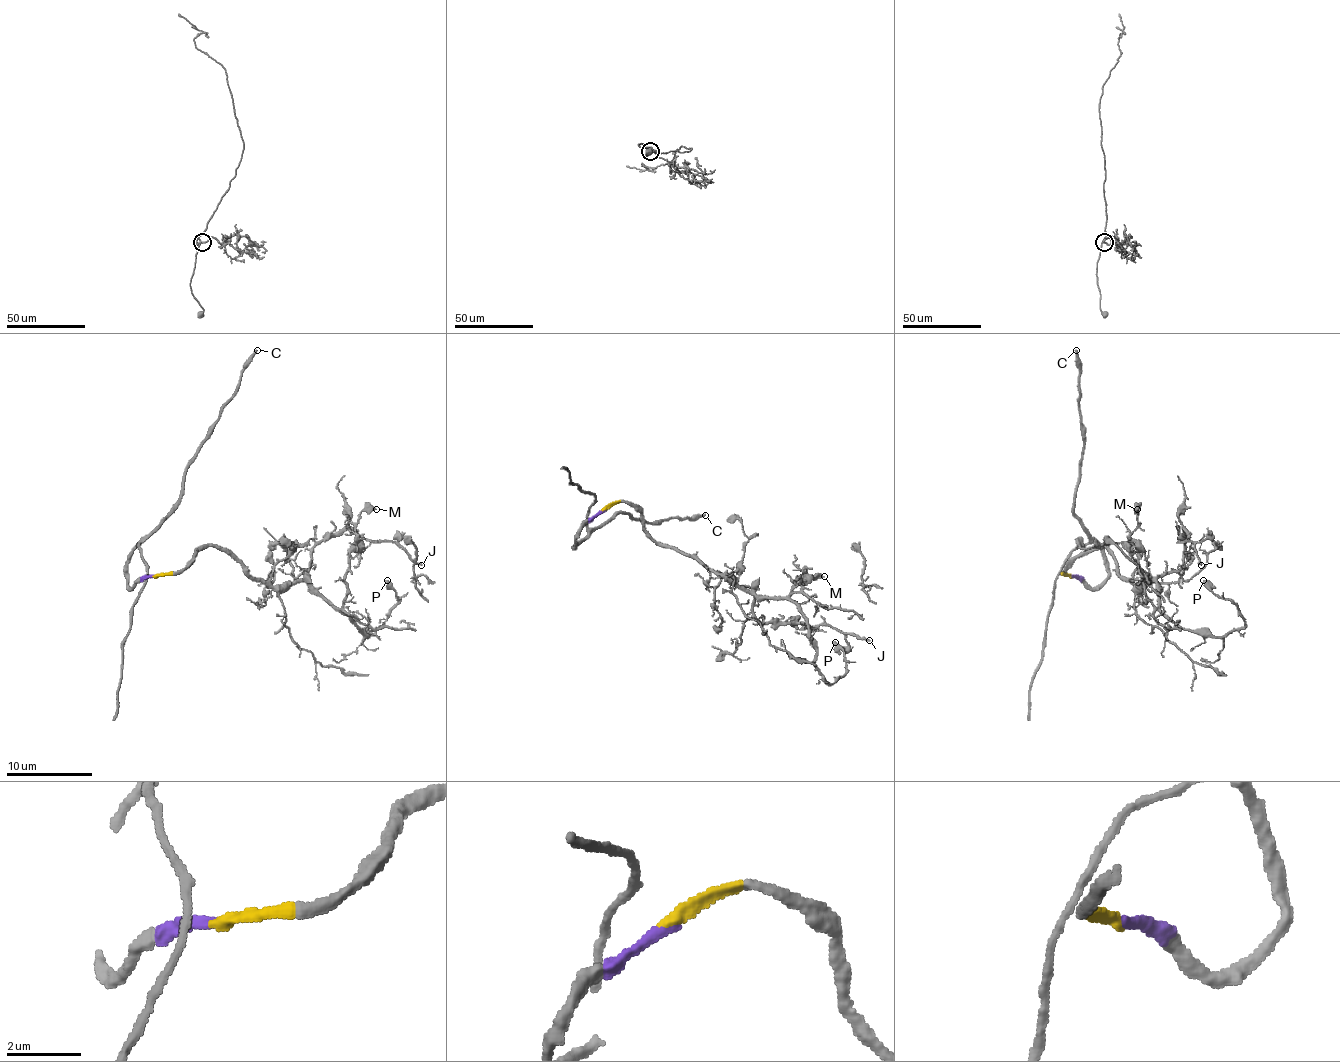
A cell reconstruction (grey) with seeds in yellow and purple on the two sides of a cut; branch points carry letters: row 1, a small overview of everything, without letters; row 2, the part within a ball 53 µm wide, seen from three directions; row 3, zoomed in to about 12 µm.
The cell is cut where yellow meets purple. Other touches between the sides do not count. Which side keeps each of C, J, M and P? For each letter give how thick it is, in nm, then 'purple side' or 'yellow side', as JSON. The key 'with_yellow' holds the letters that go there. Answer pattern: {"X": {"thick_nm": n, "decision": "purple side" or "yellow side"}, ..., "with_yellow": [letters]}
{"C": {"thick_nm": 240, "decision": "purple side"}, "J": {"thick_nm": 200, "decision": "yellow side"}, "M": {"thick_nm": 420, "decision": "yellow side"}, "P": {"thick_nm": 500, "decision": "yellow side"}, "with_yellow": ["J", "M", "P"]}

